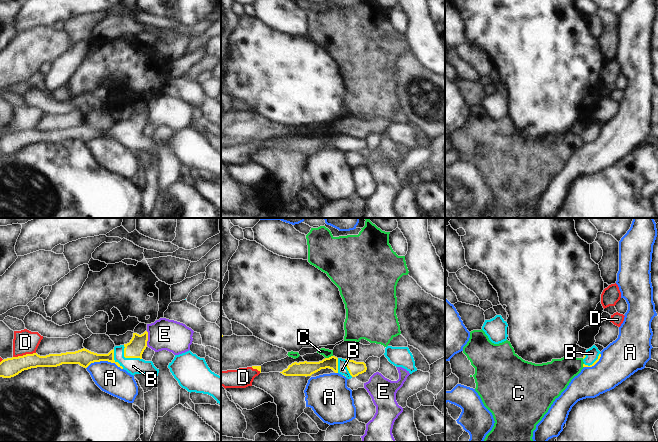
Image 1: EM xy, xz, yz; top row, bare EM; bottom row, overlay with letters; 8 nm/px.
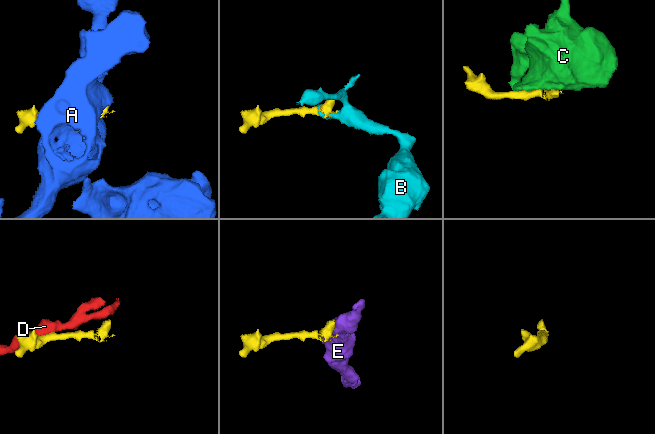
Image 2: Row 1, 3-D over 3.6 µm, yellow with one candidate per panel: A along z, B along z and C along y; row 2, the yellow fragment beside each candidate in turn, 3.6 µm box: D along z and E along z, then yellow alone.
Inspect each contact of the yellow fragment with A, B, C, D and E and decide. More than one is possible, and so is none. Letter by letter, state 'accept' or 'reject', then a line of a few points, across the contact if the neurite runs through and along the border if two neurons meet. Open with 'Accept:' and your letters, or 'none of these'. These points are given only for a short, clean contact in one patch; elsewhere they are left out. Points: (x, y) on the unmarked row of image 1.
Accept: B
A: reject; line xy (86, 143), (94, 138), (110, 137), (122, 145)
B: accept; line xy (134, 125), (127, 133), (133, 139), (133, 142)
C: reject; line xz (332, 131), (325, 134)
D: reject
E: reject; line xy (146, 107), (147, 121)

